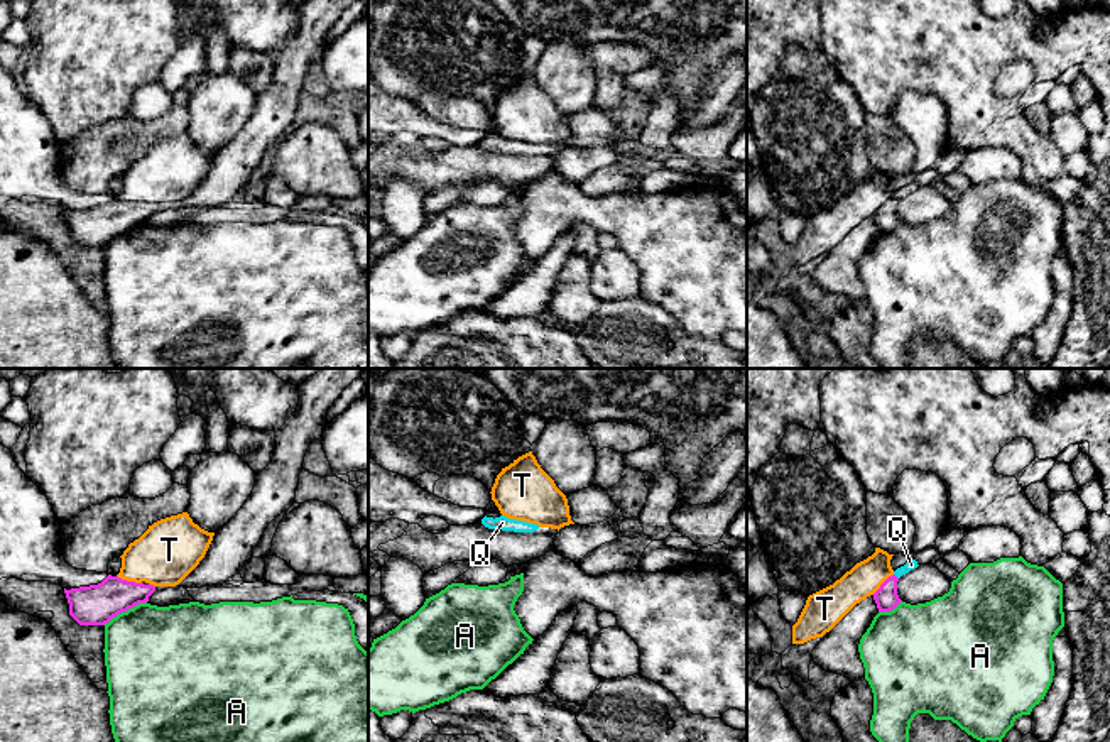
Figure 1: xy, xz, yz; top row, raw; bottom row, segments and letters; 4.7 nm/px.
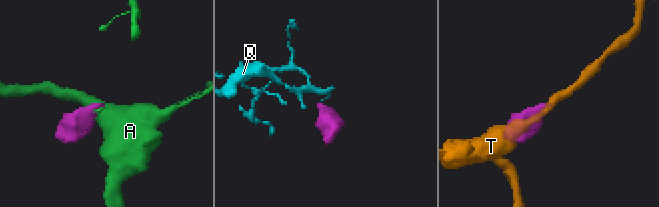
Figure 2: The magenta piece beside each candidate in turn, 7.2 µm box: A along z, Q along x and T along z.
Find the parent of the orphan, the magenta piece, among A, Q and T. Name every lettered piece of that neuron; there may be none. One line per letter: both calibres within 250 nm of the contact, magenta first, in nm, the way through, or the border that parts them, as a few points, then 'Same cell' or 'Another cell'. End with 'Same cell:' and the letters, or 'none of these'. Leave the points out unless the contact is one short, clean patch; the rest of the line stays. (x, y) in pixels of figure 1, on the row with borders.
A: Thickness 190 nm (magenta) against 460 nm. Another cell
Q: Thickness 110 nm (magenta) against 50 nm. Boundary: yz (894, 573), (897, 578). Another cell
T: Thickness 190 nm (magenta) against 300 nm. Boundary: xy (117, 575), (141, 583). Another cell
Same cell: none of these

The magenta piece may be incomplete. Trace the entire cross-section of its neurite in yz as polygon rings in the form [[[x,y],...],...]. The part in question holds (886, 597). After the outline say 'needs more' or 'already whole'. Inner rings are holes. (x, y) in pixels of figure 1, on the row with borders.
[[[892,575],[873,593],[879,612],[890,612],[902,602],[897,595],[897,581],[899,578]]]; already whole

